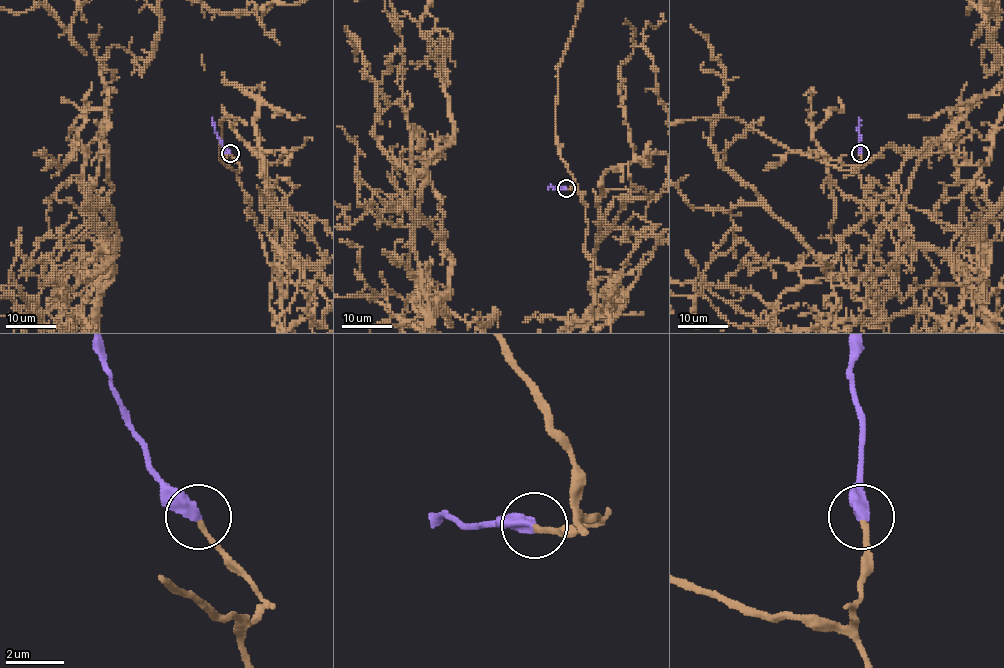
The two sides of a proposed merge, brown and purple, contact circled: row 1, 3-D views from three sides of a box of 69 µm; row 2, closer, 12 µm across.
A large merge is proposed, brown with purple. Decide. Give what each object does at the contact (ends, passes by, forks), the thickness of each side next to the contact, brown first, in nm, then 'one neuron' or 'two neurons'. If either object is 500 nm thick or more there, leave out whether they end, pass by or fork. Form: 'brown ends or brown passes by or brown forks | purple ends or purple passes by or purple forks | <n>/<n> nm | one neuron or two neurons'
brown ends | purple ends | 180/480 nm | one neuron

